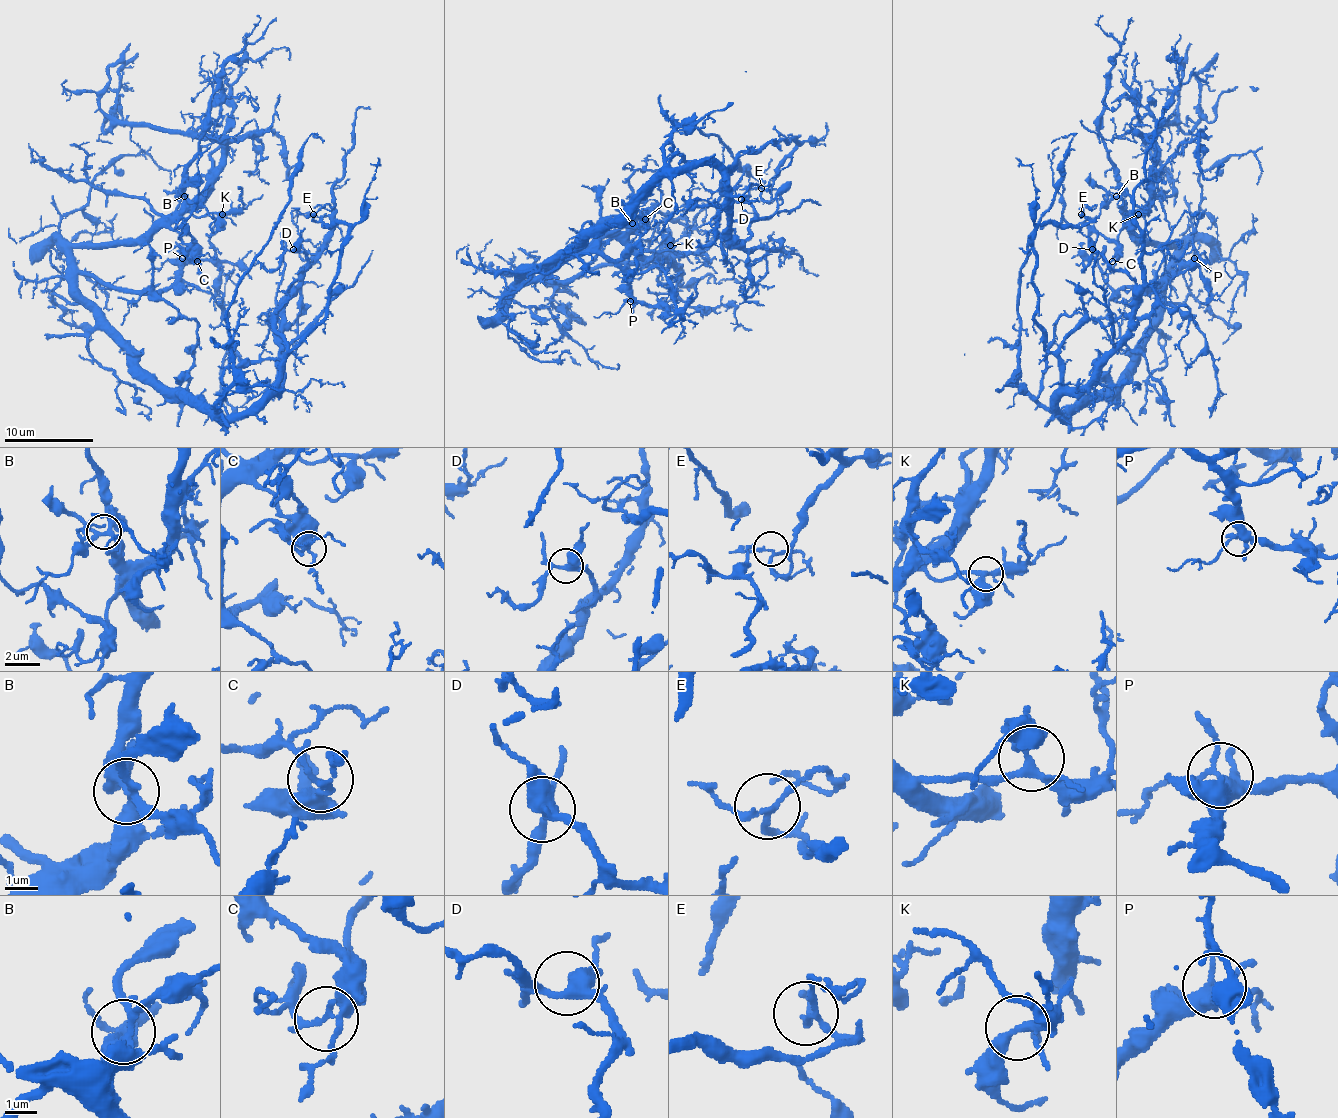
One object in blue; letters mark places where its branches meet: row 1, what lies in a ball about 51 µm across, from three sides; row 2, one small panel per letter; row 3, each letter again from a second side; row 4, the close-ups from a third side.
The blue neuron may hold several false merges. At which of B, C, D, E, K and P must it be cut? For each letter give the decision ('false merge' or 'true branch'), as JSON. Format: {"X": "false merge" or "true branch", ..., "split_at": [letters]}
{"B": "true branch", "C": "true branch", "D": "true branch", "E": "true branch", "K": "true branch", "P": "true branch", "split_at": []}

